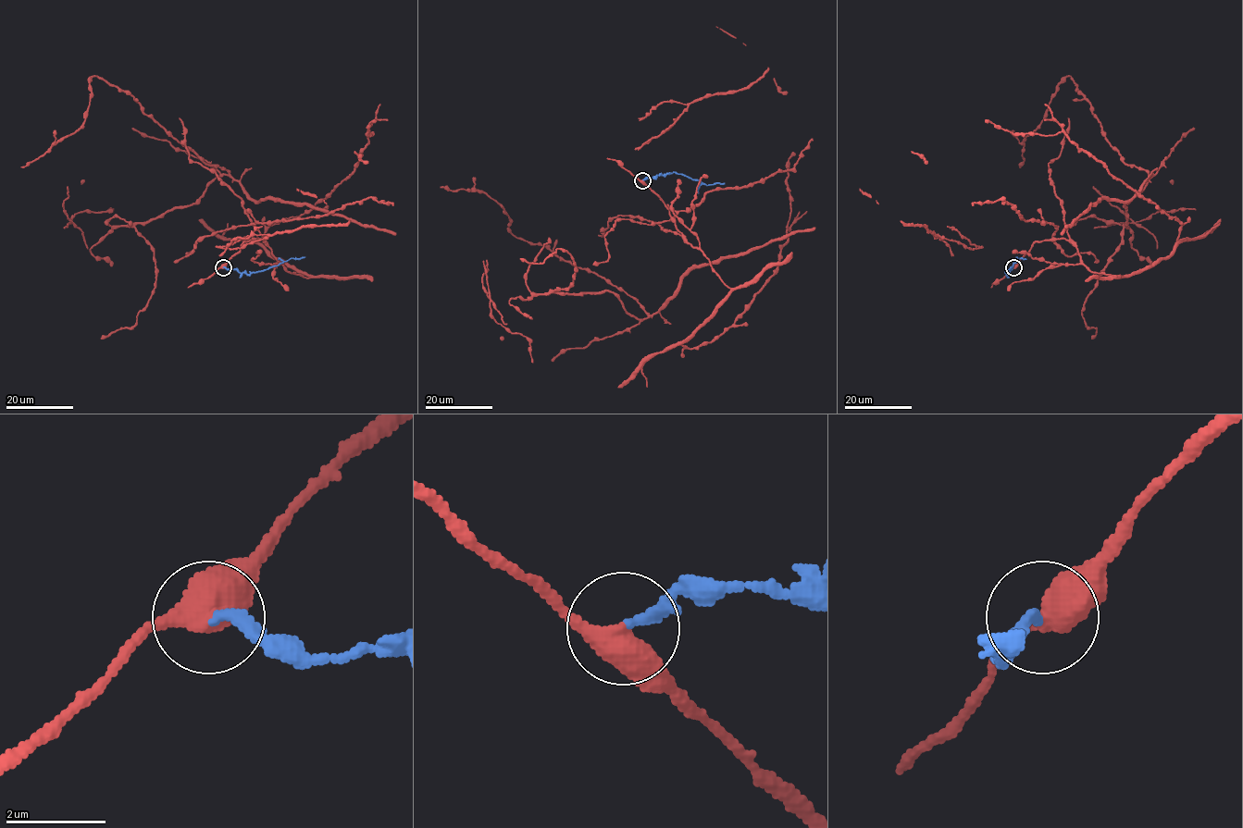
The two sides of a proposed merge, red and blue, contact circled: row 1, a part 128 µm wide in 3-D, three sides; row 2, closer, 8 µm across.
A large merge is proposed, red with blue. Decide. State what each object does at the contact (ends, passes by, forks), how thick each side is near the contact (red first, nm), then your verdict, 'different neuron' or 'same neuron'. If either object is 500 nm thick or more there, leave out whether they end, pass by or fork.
red passes by | blue ends | 480/240 nm | different neuron

